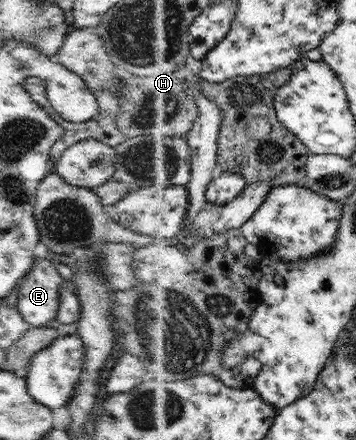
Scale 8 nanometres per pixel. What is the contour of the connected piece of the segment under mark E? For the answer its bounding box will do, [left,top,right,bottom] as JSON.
[17,259,64,327]

